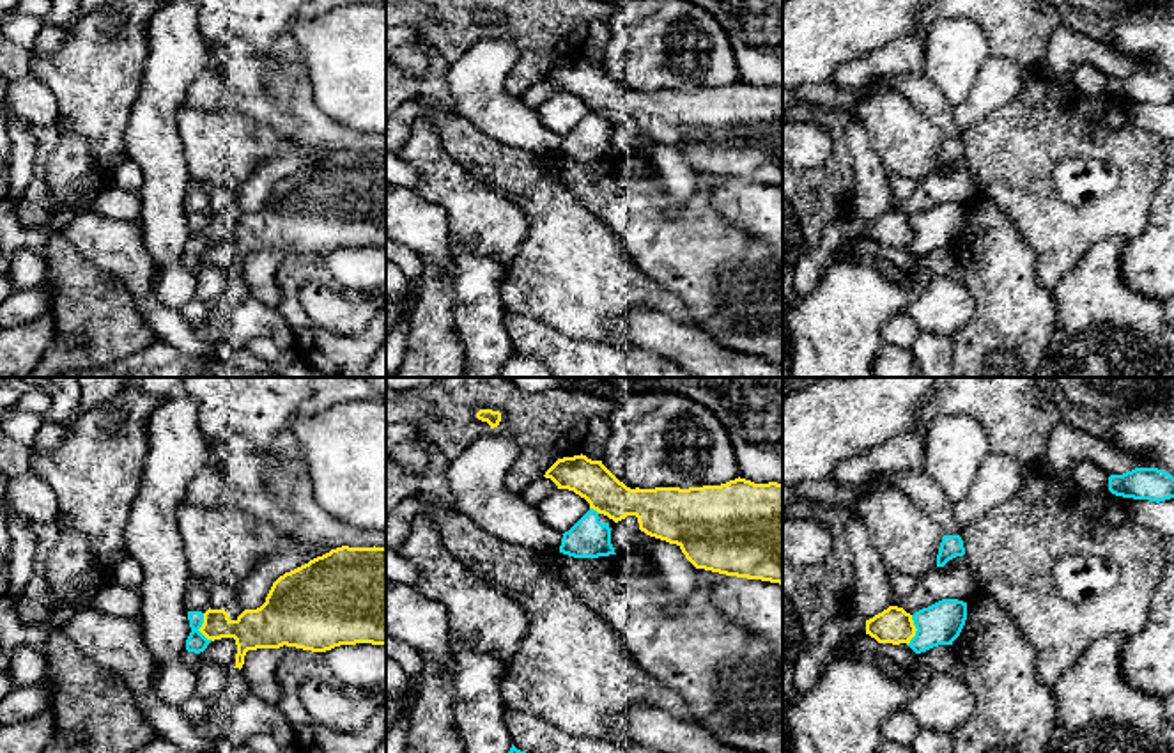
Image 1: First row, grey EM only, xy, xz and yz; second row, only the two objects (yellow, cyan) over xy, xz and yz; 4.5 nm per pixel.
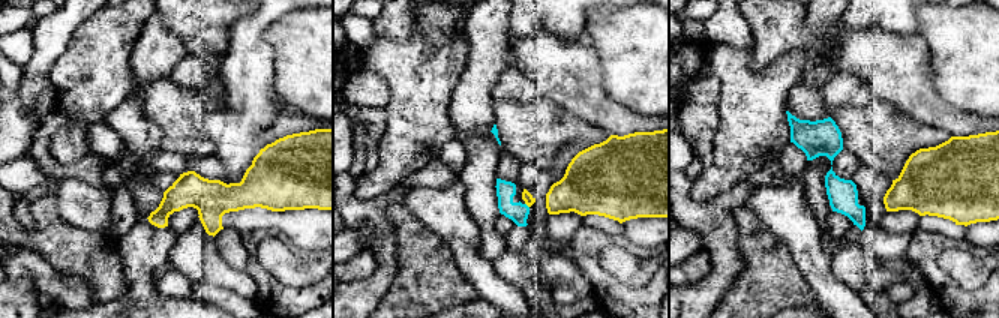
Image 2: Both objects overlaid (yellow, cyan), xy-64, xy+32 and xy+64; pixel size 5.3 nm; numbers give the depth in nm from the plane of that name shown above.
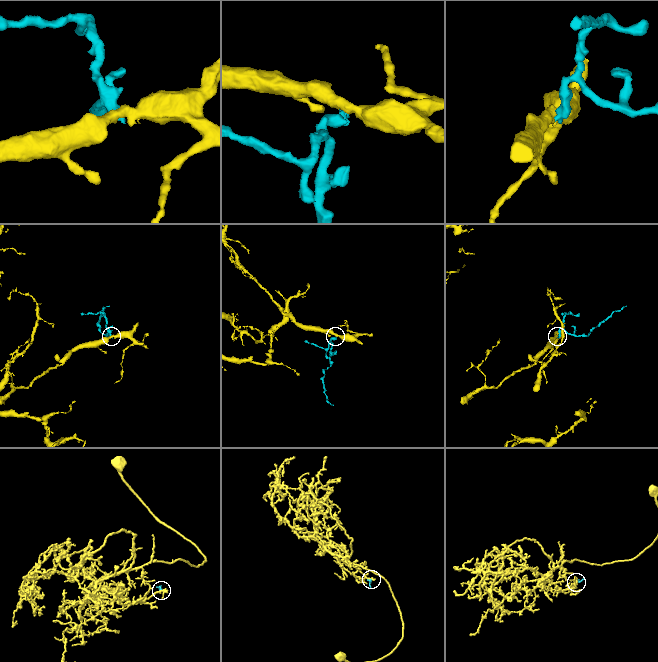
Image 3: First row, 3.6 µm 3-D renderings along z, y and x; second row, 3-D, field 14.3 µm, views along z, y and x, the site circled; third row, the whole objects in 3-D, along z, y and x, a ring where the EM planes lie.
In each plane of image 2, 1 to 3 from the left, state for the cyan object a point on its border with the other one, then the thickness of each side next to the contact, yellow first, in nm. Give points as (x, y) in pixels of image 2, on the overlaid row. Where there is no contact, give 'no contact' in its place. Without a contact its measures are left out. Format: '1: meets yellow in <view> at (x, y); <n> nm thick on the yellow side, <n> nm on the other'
1: no contact
2: meets yellow in xy+32 at (527, 204); 60 nm thick on the yellow side, 110 nm on the other
3: no contact

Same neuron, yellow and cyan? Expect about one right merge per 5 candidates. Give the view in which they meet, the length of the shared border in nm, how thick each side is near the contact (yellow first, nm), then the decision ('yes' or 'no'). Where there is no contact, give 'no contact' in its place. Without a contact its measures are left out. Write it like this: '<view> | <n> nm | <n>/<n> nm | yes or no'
xy | 140 nm | 180/90 nm | no

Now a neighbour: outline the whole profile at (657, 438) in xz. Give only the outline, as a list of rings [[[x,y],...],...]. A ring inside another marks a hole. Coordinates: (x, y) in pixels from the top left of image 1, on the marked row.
[[[673,392],[623,397],[609,418],[602,464],[630,489],[721,485],[740,477],[730,434],[701,402]]]

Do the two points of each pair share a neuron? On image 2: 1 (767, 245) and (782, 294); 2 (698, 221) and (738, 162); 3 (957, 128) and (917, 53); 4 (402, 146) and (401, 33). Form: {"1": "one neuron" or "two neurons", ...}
{"1": "one neuron", "2": "two neurons", "3": "one neuron", "4": "two neurons"}

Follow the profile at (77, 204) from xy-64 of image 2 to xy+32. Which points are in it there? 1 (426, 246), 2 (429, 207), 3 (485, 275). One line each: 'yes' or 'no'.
1: no
2: yes
3: yes

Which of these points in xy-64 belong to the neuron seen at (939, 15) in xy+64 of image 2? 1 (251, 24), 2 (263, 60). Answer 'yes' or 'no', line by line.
1: no
2: no

